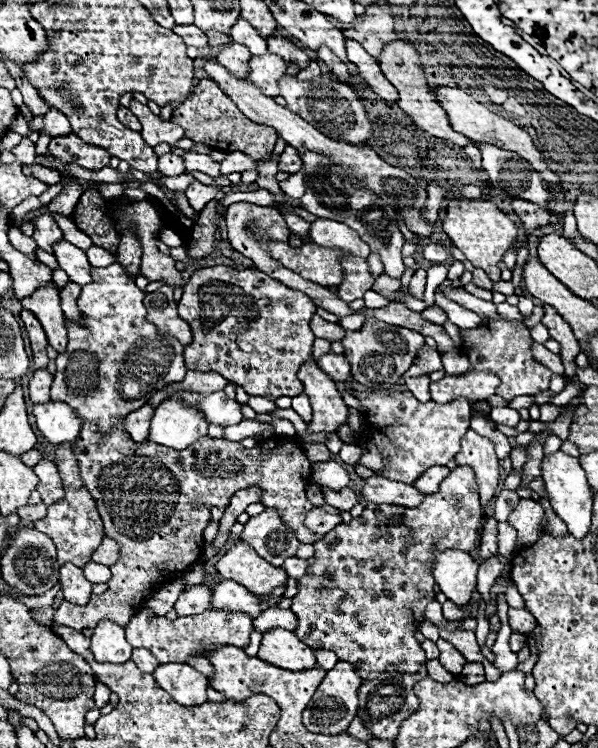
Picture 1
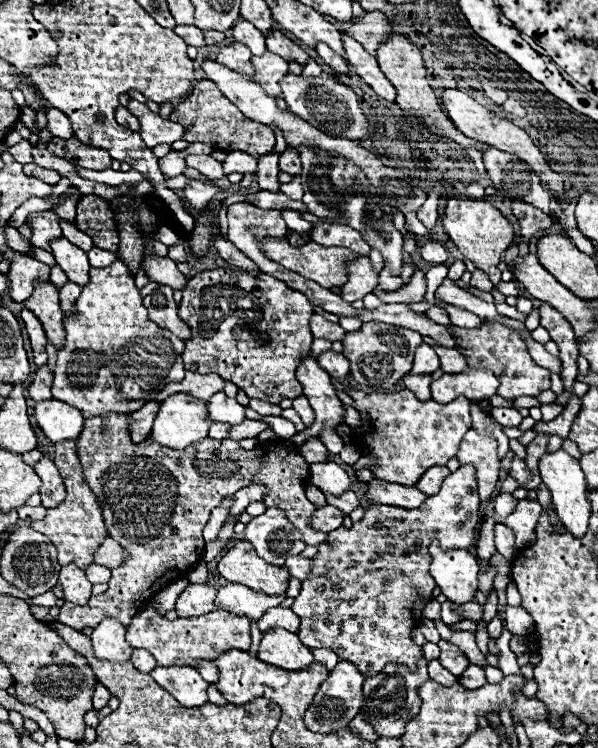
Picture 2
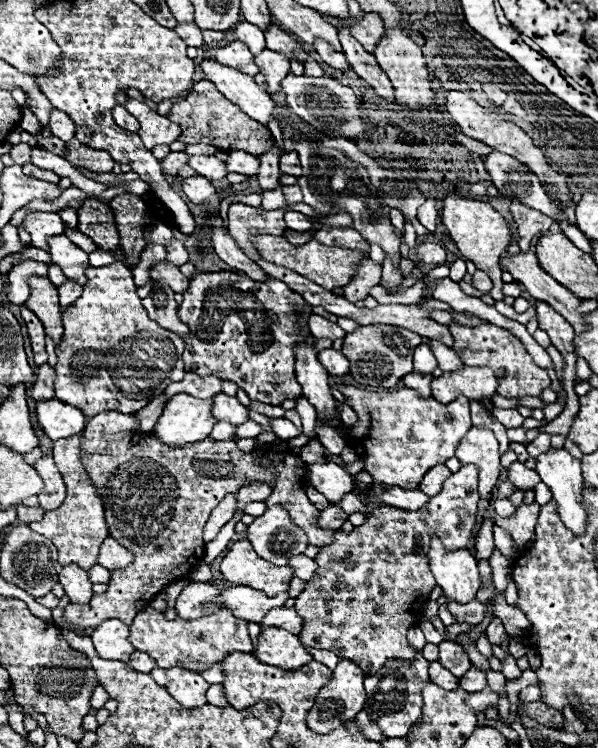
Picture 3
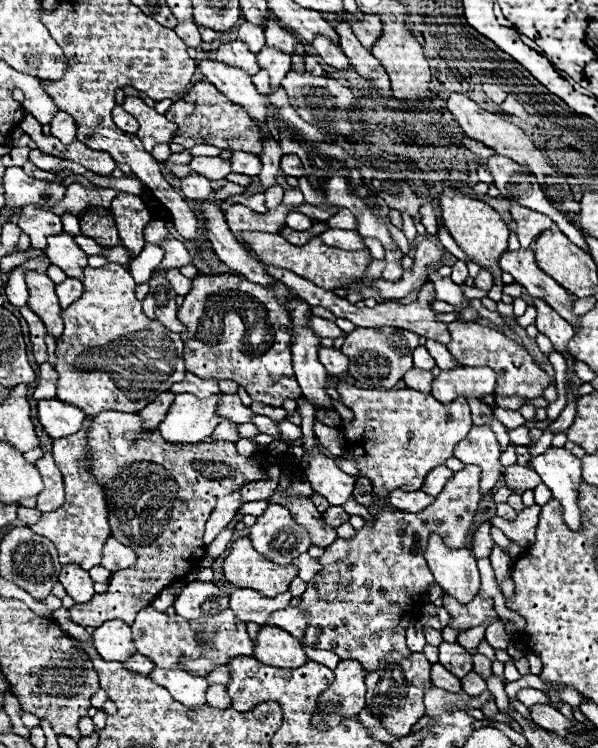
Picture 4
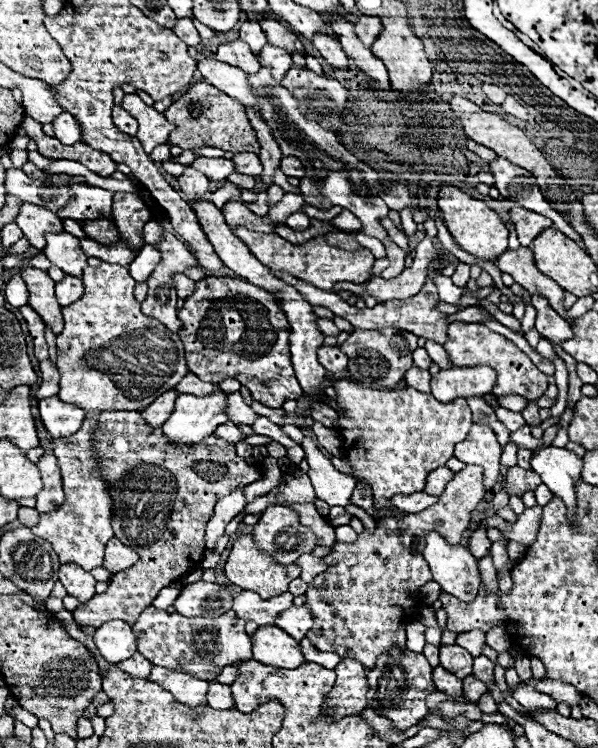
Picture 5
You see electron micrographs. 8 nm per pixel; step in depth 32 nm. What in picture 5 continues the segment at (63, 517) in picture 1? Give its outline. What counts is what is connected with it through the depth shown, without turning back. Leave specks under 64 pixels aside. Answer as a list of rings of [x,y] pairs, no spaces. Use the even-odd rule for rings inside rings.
[[[86,414],[86,420],[80,428],[80,432],[52,440],[54,444],[54,456],[58,460],[58,466],[62,470],[64,478],[64,504],[54,510],[40,516],[40,522],[32,526],[32,532],[40,538],[46,538],[62,564],[74,562],[80,564],[84,570],[94,570],[102,566],[104,562],[104,544],[114,536],[110,526],[110,512],[112,512],[112,500],[108,498],[108,484],[100,480],[96,472],[96,454],[92,448],[92,432],[96,426],[98,414]]]

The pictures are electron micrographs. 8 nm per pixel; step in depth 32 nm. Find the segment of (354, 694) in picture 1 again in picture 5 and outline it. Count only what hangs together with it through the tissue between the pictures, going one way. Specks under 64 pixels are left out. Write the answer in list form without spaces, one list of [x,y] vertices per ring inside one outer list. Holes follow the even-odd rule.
[[[350,658],[340,660],[340,664],[334,668],[336,682],[330,688],[330,692],[324,698],[322,710],[328,718],[334,722],[344,716],[354,716],[356,712],[364,710],[366,704],[366,668]]]

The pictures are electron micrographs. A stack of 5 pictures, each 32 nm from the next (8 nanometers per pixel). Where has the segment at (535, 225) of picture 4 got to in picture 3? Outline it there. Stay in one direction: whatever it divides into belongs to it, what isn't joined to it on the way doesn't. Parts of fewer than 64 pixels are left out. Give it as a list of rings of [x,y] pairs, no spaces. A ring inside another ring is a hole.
[[[512,202],[510,206],[512,210],[512,216],[518,224],[518,246],[522,252],[528,252],[530,248],[530,240],[538,234],[538,232],[544,232],[544,230],[550,230],[550,226],[554,224],[552,218],[544,216],[542,212],[526,206],[526,204],[520,204],[520,202]]]

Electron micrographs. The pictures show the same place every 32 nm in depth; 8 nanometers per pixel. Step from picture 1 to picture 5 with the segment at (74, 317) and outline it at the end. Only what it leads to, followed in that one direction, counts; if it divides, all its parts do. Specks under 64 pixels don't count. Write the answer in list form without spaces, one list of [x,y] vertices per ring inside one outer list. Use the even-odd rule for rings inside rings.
[[[66,276],[62,282],[56,284],[56,298],[58,298],[60,306],[68,306],[68,304],[80,300],[82,294],[84,294],[84,286],[82,286],[80,278]]]

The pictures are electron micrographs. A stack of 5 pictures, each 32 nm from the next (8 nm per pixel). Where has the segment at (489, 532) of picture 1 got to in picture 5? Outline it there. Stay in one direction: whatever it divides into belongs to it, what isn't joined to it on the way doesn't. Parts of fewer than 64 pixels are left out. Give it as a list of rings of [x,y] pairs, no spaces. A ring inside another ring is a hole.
[[[478,528],[476,532],[472,532],[472,536],[470,536],[470,540],[468,540],[468,548],[470,548],[470,552],[476,556],[476,558],[484,558],[484,556],[488,556],[488,552],[490,552],[490,546],[492,546],[492,542],[490,542],[490,538],[488,538],[488,528]]]

